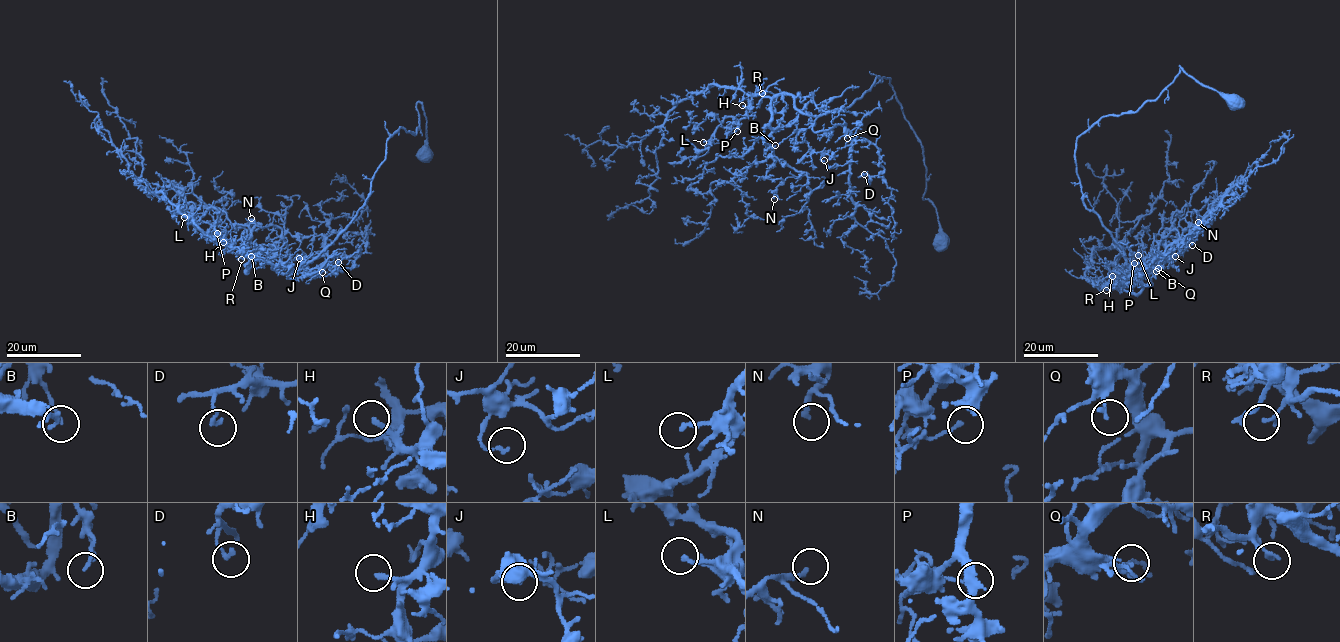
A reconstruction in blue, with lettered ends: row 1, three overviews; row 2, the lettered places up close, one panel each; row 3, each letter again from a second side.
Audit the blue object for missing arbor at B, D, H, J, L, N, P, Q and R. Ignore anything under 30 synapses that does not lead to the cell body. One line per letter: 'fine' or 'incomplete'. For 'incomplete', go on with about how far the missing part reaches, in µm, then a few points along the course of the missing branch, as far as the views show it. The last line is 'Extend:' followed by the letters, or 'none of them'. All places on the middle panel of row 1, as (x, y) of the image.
B: fine
D: fine
H: incomplete; missing 10 µm; course (742, 105), (740, 99), (748, 90), (744, 88)
J: fine
L: fine
N: incomplete; missing 6 µm; course (774, 199), (771, 212), (774, 214)
P: fine
Q: fine
R: fine
Extend: H, N

